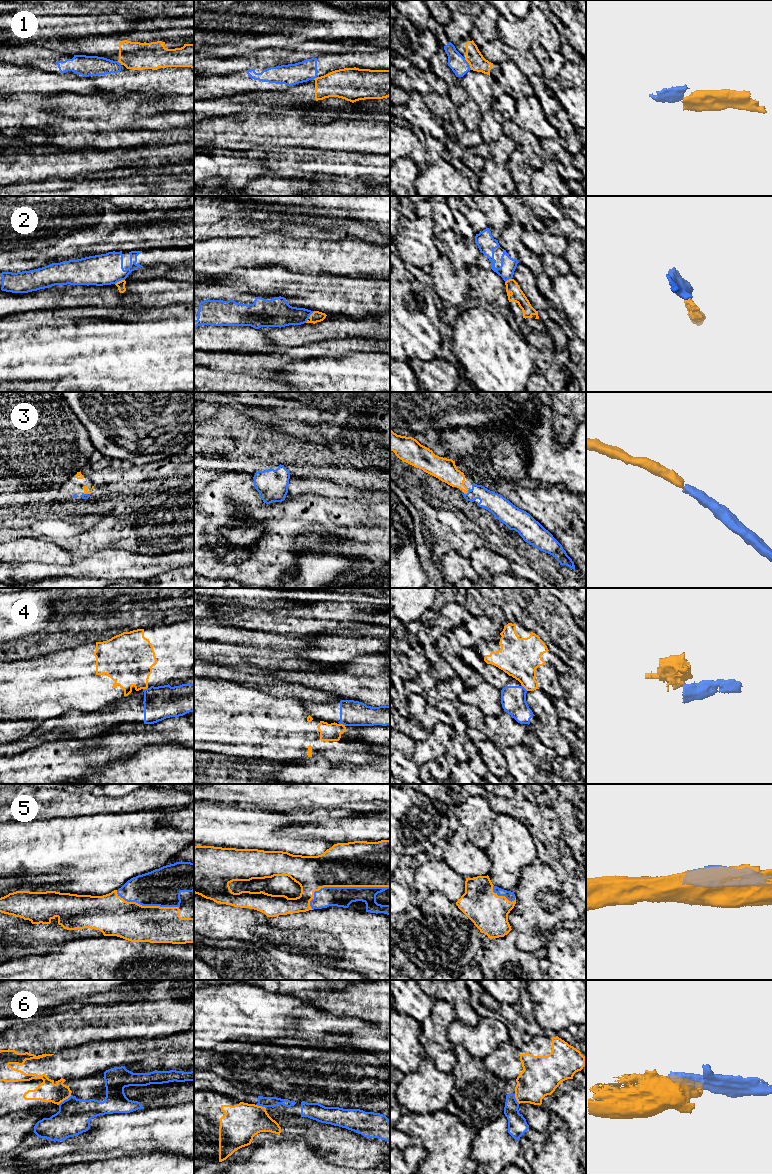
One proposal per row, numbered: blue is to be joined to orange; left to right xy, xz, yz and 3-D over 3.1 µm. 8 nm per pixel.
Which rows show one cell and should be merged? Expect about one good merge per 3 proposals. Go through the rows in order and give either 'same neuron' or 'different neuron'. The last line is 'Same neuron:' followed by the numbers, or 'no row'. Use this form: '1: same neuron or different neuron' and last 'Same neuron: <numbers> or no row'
1: different neuron
2: different neuron
3: same neuron
4: different neuron
5: same neuron
6: different neuron
Same neuron: 3, 5

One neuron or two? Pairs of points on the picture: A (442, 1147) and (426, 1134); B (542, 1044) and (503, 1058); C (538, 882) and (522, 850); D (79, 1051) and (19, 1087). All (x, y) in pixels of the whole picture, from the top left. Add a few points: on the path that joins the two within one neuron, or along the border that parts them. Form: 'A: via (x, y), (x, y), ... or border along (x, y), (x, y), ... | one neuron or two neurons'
A: via (438, 1143), (430, 1135) | one neuron
B: via (532, 1054), (528, 1058), (513, 1058) | one neuron
C: border along (535, 860), (522, 868), (518, 885) | two neurons
D: via (64, 1063), (62, 1065), (41, 1065), (34, 1072) | one neuron

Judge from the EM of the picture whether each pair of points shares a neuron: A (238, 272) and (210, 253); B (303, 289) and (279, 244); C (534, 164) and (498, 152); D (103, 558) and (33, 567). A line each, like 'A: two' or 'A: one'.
A: two
B: two
C: two
D: one

